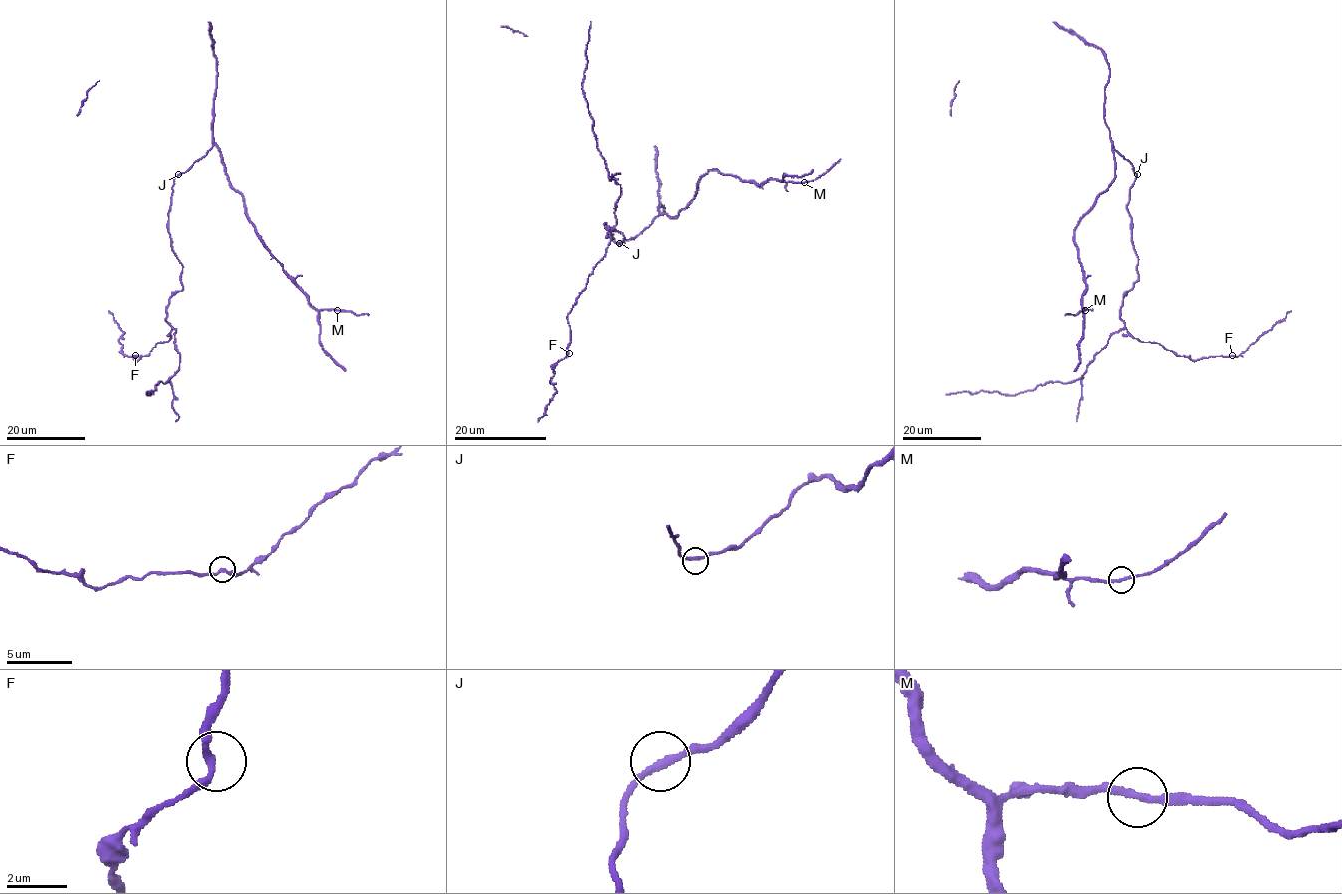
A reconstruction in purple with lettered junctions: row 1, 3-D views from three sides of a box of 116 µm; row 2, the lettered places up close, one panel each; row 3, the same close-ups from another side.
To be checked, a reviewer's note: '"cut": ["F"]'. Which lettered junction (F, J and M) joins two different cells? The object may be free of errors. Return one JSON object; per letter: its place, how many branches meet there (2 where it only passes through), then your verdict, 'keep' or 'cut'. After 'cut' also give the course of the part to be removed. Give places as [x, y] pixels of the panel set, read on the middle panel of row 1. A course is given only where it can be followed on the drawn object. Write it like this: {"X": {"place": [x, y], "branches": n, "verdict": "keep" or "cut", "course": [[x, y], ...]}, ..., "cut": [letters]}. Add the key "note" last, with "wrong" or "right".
{"F": {"place": [569, 353], "branches": 2, "verdict": "keep"}, "J": {"place": [619, 243], "branches": 2, "verdict": "keep"}, "M": {"place": [804, 182], "branches": 2, "verdict": "keep"}, "cut": [], "note": "wrong"}

